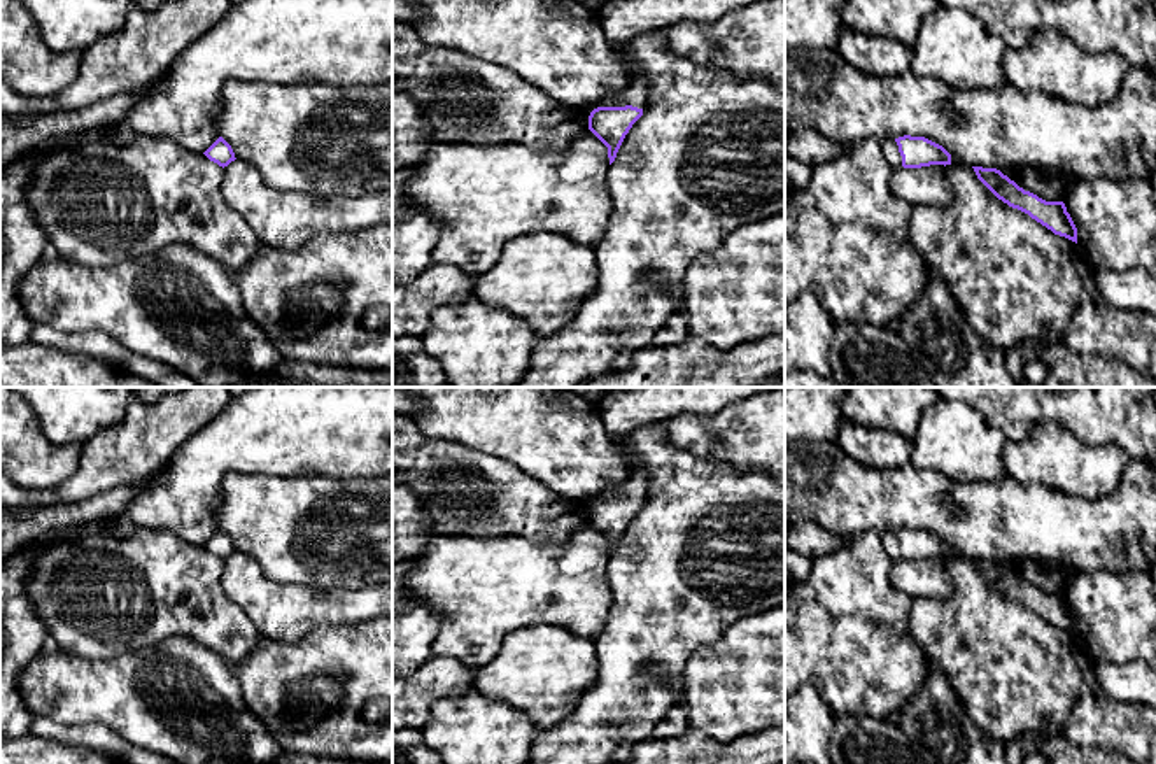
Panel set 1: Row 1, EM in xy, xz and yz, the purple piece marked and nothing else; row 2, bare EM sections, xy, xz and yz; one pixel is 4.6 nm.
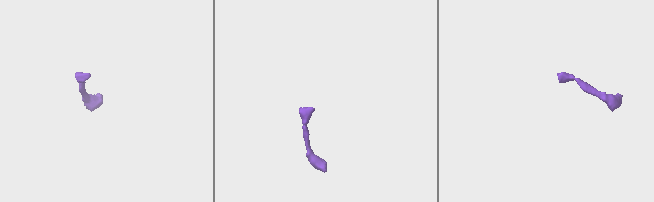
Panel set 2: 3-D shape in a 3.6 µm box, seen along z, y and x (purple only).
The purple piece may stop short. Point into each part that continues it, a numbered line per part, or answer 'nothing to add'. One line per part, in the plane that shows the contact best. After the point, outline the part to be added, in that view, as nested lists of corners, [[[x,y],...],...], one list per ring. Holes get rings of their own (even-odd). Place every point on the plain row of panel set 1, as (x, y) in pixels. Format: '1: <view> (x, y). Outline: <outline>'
1: xz (636, 488). Outline: [[[634,464],[631,468],[631,477],[625,482],[604,491],[603,499],[632,498],[643,501],[646,492],[648,492],[646,471],[639,464]]]

